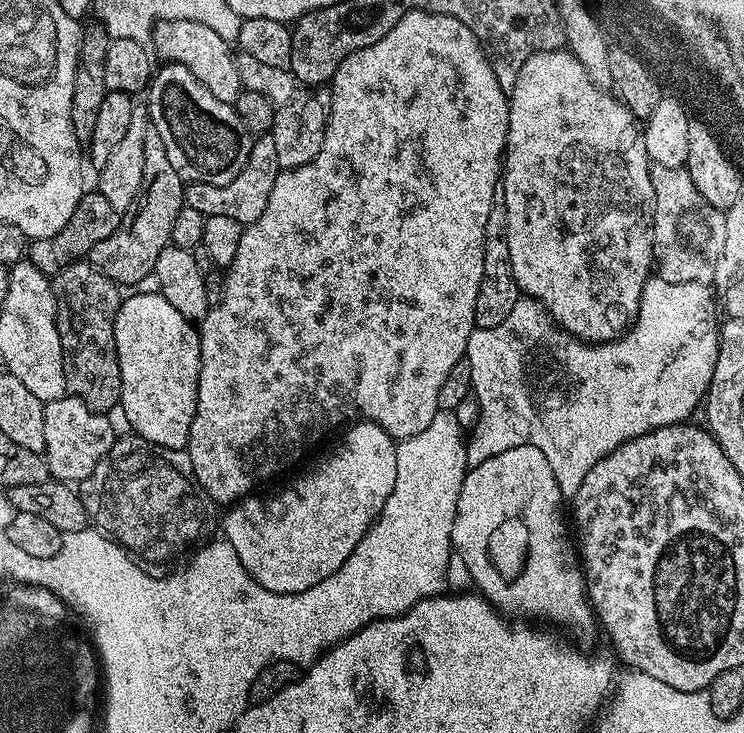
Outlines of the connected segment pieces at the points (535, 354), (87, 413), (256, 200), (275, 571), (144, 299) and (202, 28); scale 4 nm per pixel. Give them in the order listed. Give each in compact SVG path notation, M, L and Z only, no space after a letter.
M659 274L653 275L642 290L636 320L619 340L592 343L580 340L577 336L571 336L570 333L556 325L555 320L549 316L548 311L545 310L540 301L526 295L521 295L520 300L514 302L514 310L510 310L509 316L503 322L498 322L498 326L473 328L470 342L466 342L464 354L470 362L472 390L478 398L480 413L478 414L478 422L470 430L470 435L466 440L468 467L478 466L482 462L486 462L486 458L494 458L494 454L502 454L502 450L510 450L514 446L529 444L542 450L542 454L546 454L546 462L550 462L550 470L554 470L554 478L558 478L558 490L561 497L571 498L578 494L578 486L582 486L582 478L586 478L586 474L590 474L590 470L598 462L602 462L602 458L606 458L606 454L618 450L618 446L622 446L650 430L658 430L662 426L687 421L691 417L688 415L696 407L697 411L705 403L708 387L714 378L714 366L718 362L718 354L720 353L721 321L716 320L718 300L717 297L716 300L712 297L712 290L707 284L699 284L698 282L674 282L671 284L663 280Z
M71 394L45 403L46 446L42 455L48 463L48 475L51 479L79 482L91 474L94 466L102 462L102 458L118 438L118 432L112 429L108 419L103 412L91 412L80 399Z
M260 134L253 139L248 161L246 166L242 166L238 178L222 186L189 183L184 189L184 203L204 217L222 214L225 218L234 218L234 222L247 226L262 218L262 210L266 210L266 202L270 202L270 190L274 190L274 182L281 171L274 138L271 134Z
M362 420L351 425L352 428L340 440L340 445L325 460L320 460L305 476L300 476L289 488L281 490L269 500L259 500L256 494L231 505L224 516L223 539L234 546L234 554L242 566L266 590L278 594L298 594L318 586L322 578L330 578L350 558L354 546L372 525L380 519L382 506L394 490L394 478L398 478L397 441L392 439L382 426Z
M159 291L140 292L137 296L121 299L114 322L116 357L122 374L119 407L135 435L146 442L163 448L187 449L190 438L190 422L194 422L196 391L200 373L200 333L193 321L182 318Z
M161 20L151 29L150 40L151 36L151 47L159 59L161 56L161 61L186 66L186 70L190 70L190 74L194 74L194 78L198 78L198 82L202 82L202 86L206 86L206 90L218 98L218 102L235 105L242 85L234 48L231 43L227 44L229 41L225 36L215 32L211 23Z

